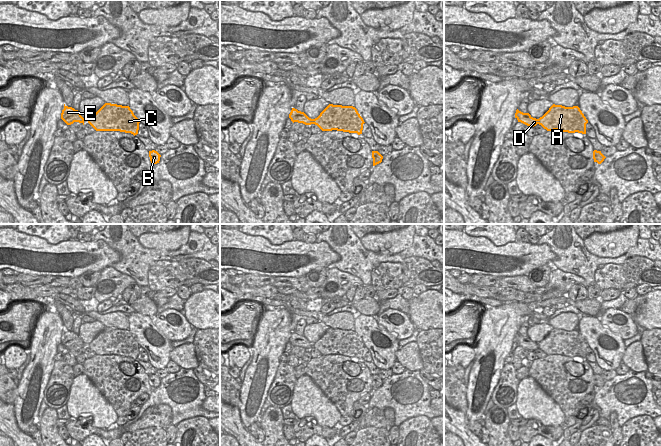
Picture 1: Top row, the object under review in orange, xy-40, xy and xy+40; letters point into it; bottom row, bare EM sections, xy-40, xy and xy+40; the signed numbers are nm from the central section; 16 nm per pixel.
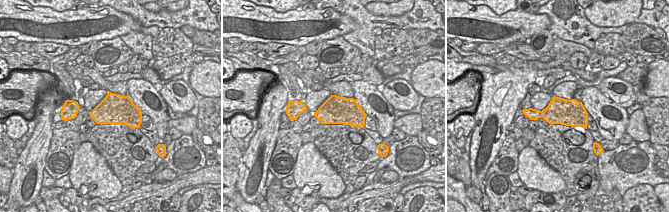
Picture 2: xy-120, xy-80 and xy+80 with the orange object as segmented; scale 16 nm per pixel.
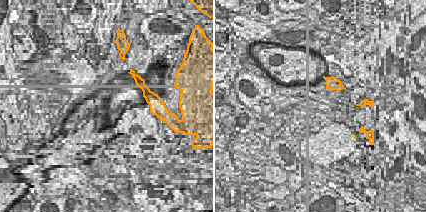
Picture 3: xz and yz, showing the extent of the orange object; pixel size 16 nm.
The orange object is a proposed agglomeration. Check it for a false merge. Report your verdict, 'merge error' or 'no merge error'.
merge error

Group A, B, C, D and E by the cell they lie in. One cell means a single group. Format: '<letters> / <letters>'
A B C D / E

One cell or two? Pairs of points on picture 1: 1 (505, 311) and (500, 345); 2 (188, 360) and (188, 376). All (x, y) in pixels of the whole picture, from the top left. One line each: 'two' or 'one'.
1: one
2: two

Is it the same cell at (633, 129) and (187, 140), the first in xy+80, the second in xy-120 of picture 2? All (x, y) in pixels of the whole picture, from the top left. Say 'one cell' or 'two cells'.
two cells

